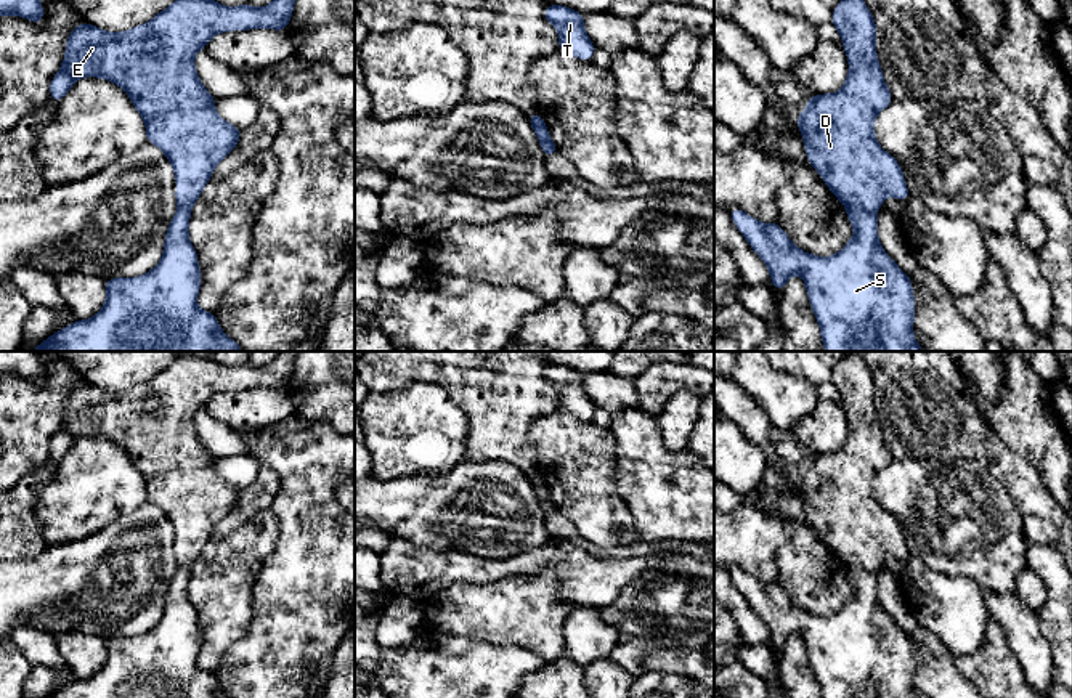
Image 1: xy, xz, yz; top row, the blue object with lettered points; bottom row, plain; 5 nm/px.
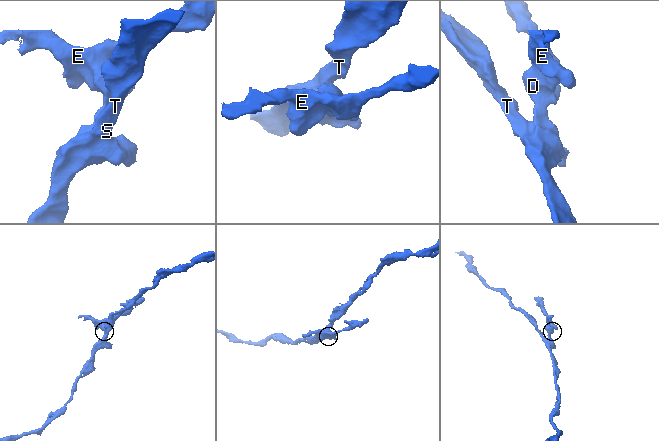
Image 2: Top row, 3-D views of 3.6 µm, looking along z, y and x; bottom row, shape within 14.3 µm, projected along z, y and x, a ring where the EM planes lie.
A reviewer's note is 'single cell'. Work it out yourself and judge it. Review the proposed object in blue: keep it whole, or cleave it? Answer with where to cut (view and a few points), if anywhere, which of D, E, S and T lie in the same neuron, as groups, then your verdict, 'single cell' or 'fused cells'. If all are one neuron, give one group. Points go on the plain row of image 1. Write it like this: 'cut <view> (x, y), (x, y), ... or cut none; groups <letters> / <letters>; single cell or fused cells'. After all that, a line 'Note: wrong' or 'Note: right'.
cut yz (848, 565), (873, 573); groups D E / S T; fused cells
Note: wrong

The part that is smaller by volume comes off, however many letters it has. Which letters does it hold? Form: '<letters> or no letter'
D, E

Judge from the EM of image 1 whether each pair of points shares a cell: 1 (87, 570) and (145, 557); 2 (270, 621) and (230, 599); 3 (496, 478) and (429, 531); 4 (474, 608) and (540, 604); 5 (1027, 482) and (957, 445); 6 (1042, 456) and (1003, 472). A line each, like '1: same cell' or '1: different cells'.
1: same cell
2: different cells
3: same cell
4: same cell
5: same cell
6: different cells

